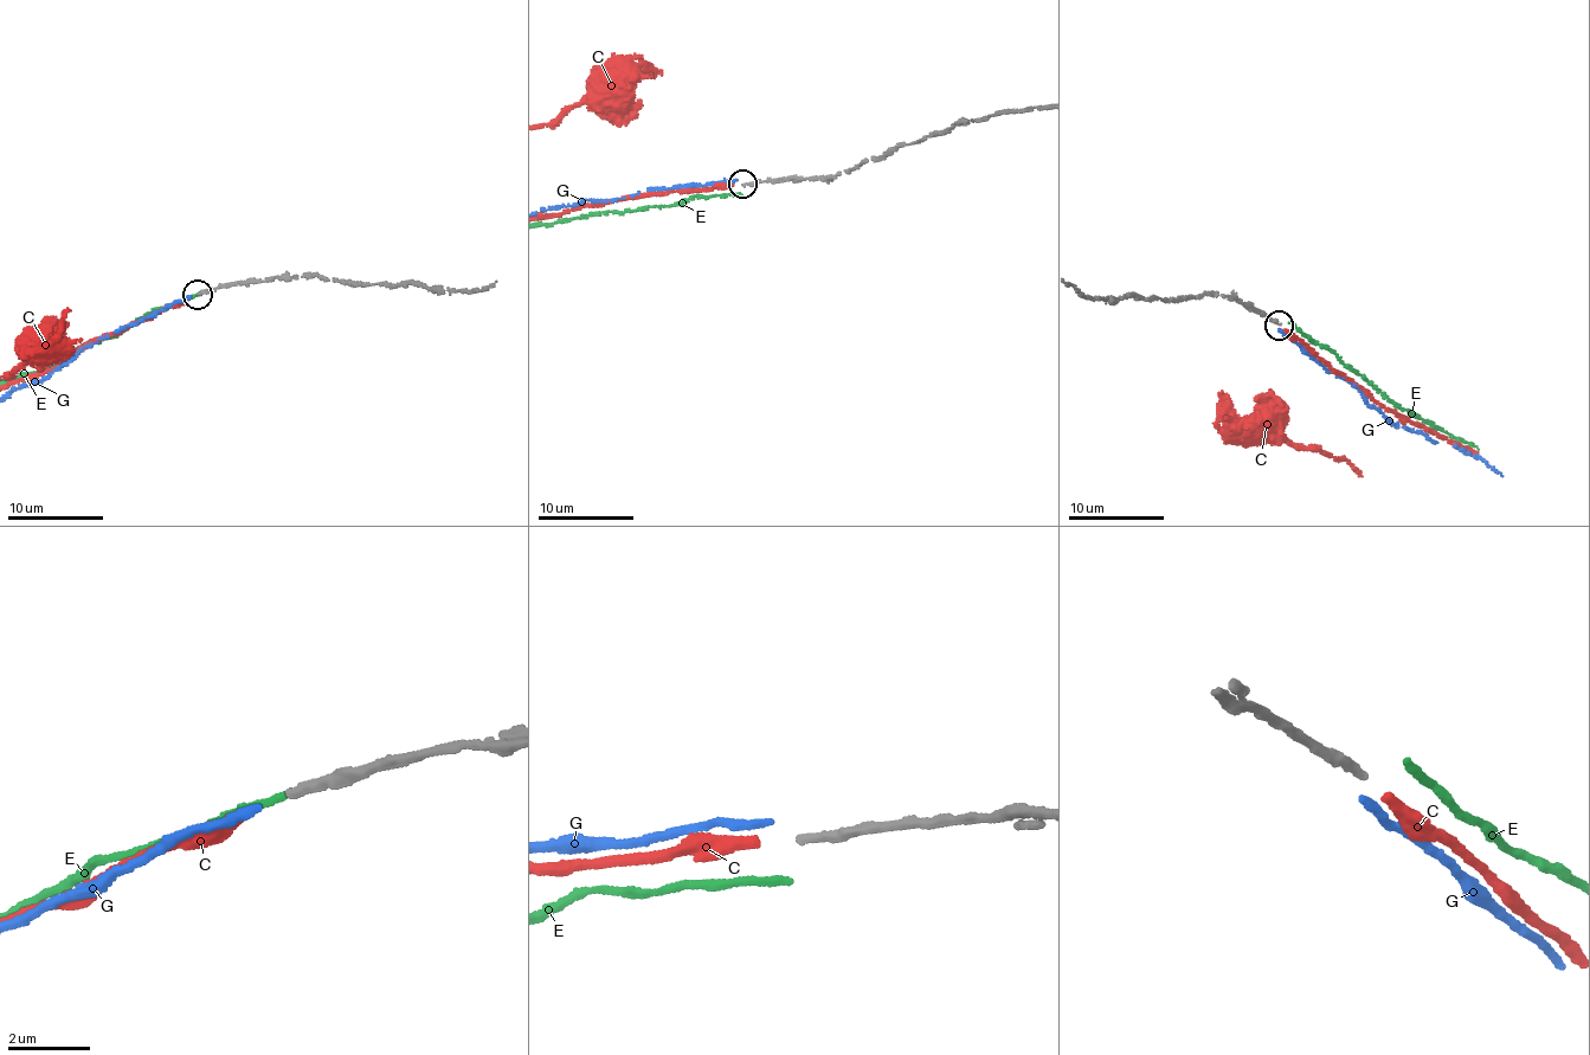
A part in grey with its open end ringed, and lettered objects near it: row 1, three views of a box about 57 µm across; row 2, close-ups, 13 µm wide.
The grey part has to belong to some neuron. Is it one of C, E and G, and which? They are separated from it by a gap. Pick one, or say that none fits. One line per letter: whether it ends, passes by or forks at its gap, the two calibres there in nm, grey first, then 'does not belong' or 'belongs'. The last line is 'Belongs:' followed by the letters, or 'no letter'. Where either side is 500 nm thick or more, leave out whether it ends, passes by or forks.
C: it ends; calibres 240 and 280 nm; belongs
E: it ends; calibres 240 and 180 nm; does not belong
G: it ends; calibres 240 and 200 nm; does not belong
Belongs: C

